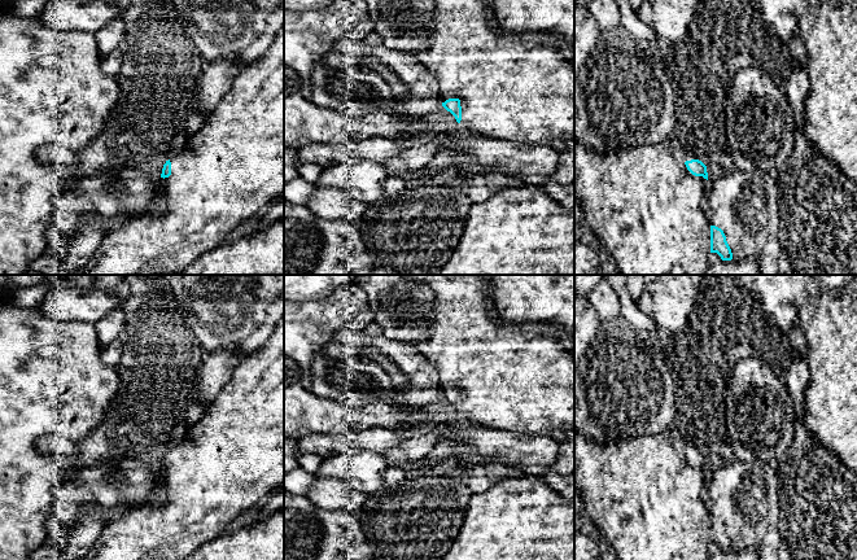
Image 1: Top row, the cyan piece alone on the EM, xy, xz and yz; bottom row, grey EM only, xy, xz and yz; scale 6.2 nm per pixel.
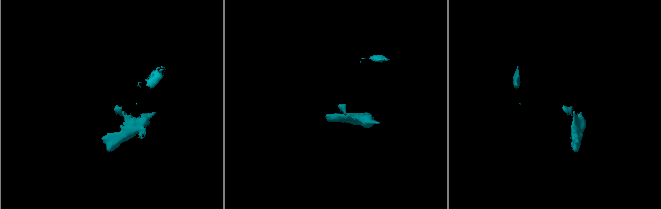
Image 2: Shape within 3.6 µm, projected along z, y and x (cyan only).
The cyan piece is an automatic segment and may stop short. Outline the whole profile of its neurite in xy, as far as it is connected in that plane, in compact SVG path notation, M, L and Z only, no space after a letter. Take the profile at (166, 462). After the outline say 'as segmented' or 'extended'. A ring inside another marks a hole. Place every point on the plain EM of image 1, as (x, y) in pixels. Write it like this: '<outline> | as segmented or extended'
M284 315L268 341L233 368L231 379L204 415L166 451L158 478L162 495L154 503L128 509L105 525L84 560L141 560L147 555L156 560L183 560L197 547L226 533L236 517L284 486Z | extended

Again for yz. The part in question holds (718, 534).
M673 425L657 434L609 441L590 439L578 432L574 432L574 490L578 493L591 521L602 531L609 546L615 548L617 560L672 560L677 555L682 556L683 560L708 560L708 547L712 543L717 543L722 551L731 551L733 543L726 531L723 521L716 516L712 516L708 507L708 478L709 471L707 456Z | extended

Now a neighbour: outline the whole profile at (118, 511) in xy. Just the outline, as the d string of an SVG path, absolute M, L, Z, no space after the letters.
M157 477L154 480L152 491L147 496L135 499L135 500L128 500L123 506L115 506L110 508L109 511L102 512L102 522L104 525L108 525L112 521L115 521L117 519L122 517L124 512L128 509L139 508L139 507L144 507L150 503L154 503L161 495L162 495L161 481Z

